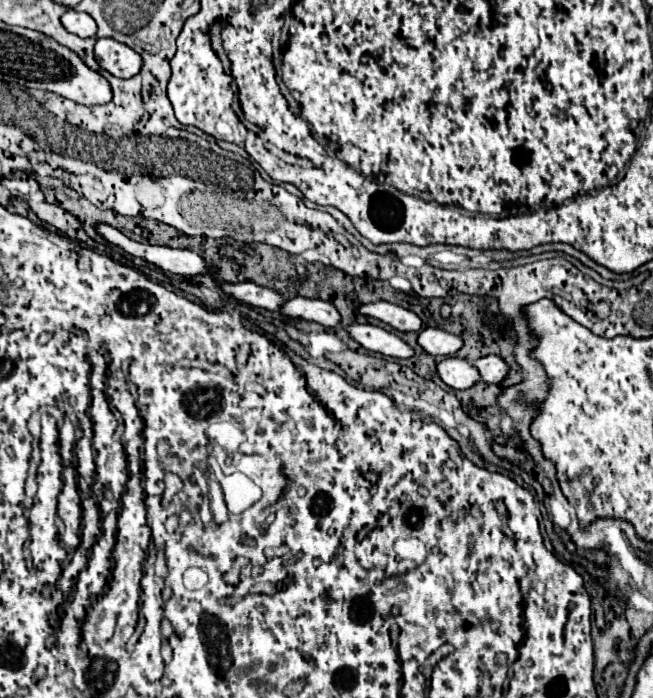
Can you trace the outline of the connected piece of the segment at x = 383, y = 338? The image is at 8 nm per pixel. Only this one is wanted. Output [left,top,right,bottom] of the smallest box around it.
[348,322,414,358]

